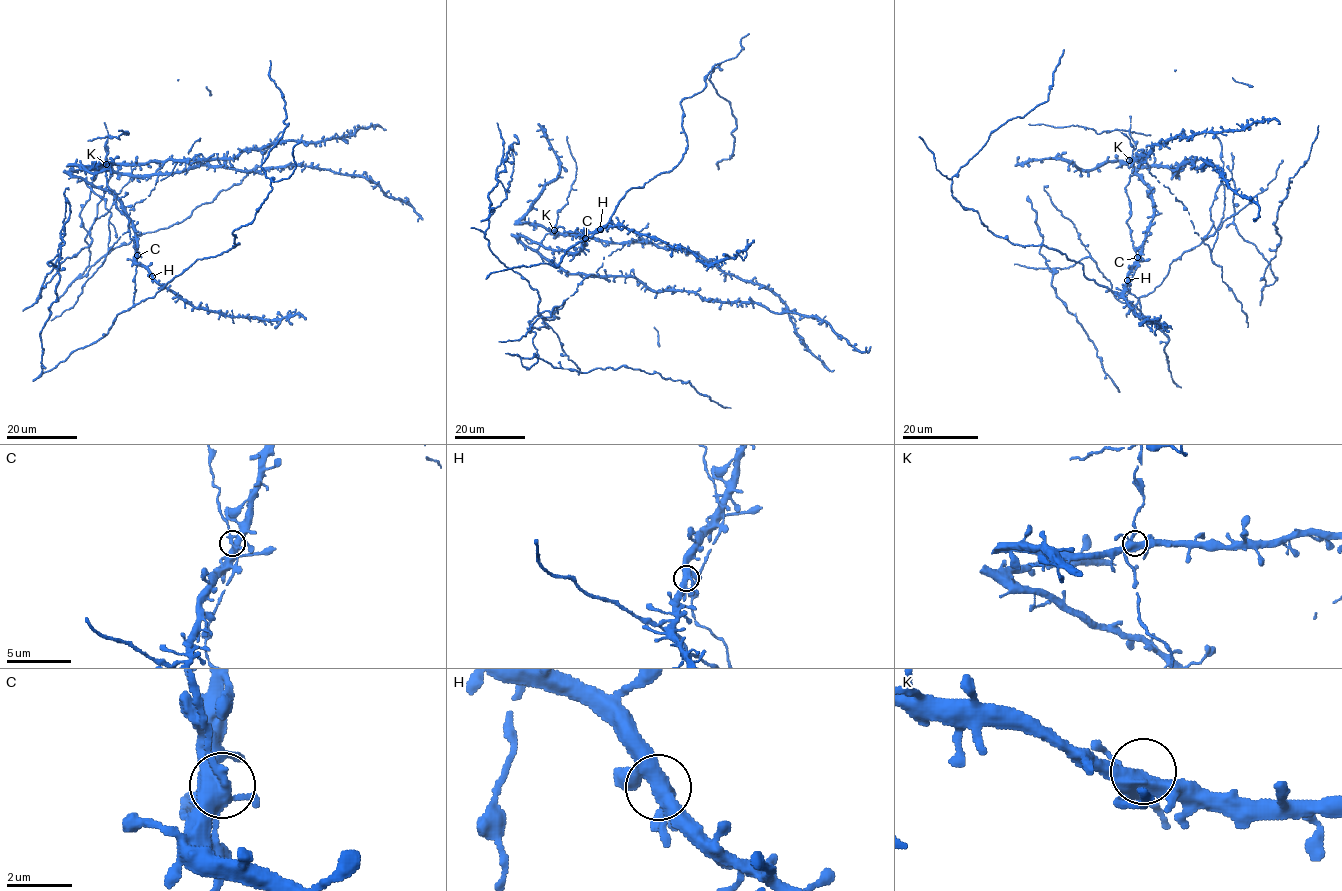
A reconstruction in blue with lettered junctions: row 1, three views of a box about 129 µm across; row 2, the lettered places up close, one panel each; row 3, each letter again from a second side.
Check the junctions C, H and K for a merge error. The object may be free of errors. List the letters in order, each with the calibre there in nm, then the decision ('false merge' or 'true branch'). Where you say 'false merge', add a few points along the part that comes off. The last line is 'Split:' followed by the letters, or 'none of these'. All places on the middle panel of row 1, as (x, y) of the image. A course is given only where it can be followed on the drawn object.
C: calibre 440 nm; true branch
H: calibre 420 nm; true branch
K: calibre 440 nm; true branch
Split: none of these

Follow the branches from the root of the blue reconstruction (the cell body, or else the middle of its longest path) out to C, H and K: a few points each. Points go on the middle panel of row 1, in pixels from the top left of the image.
C: (559, 269), (530, 249), (520, 237), (569, 253), (577, 253), (585, 238)
H: (559, 269), (530, 249), (520, 237), (551, 249), (577, 253), (583, 246), (584, 235), (600, 229)
K: (559, 269), (520, 239), (569, 253), (577, 253), (585, 241), (577, 228), (554, 230)

